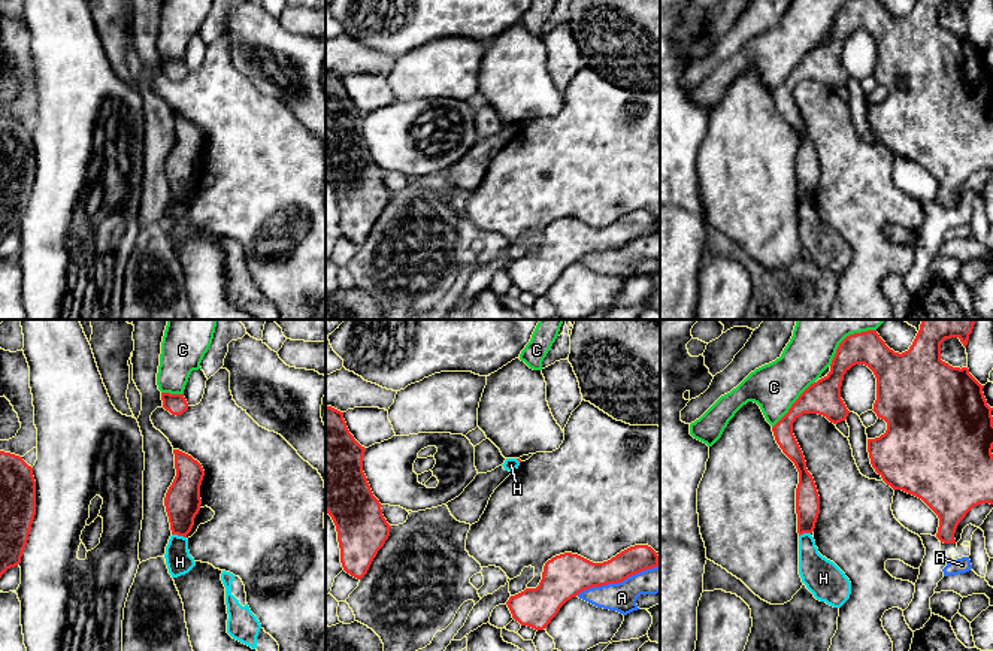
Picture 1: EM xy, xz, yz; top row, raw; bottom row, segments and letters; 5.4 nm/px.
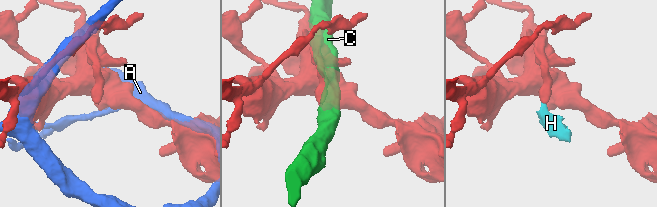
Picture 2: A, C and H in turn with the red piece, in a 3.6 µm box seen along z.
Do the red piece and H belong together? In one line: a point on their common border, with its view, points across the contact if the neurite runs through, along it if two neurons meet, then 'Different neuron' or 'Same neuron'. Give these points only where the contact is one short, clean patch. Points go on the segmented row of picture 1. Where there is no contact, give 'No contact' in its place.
Touches red at xy (179, 535). Boundary: xy (172, 533), (185, 538). Different neuron

